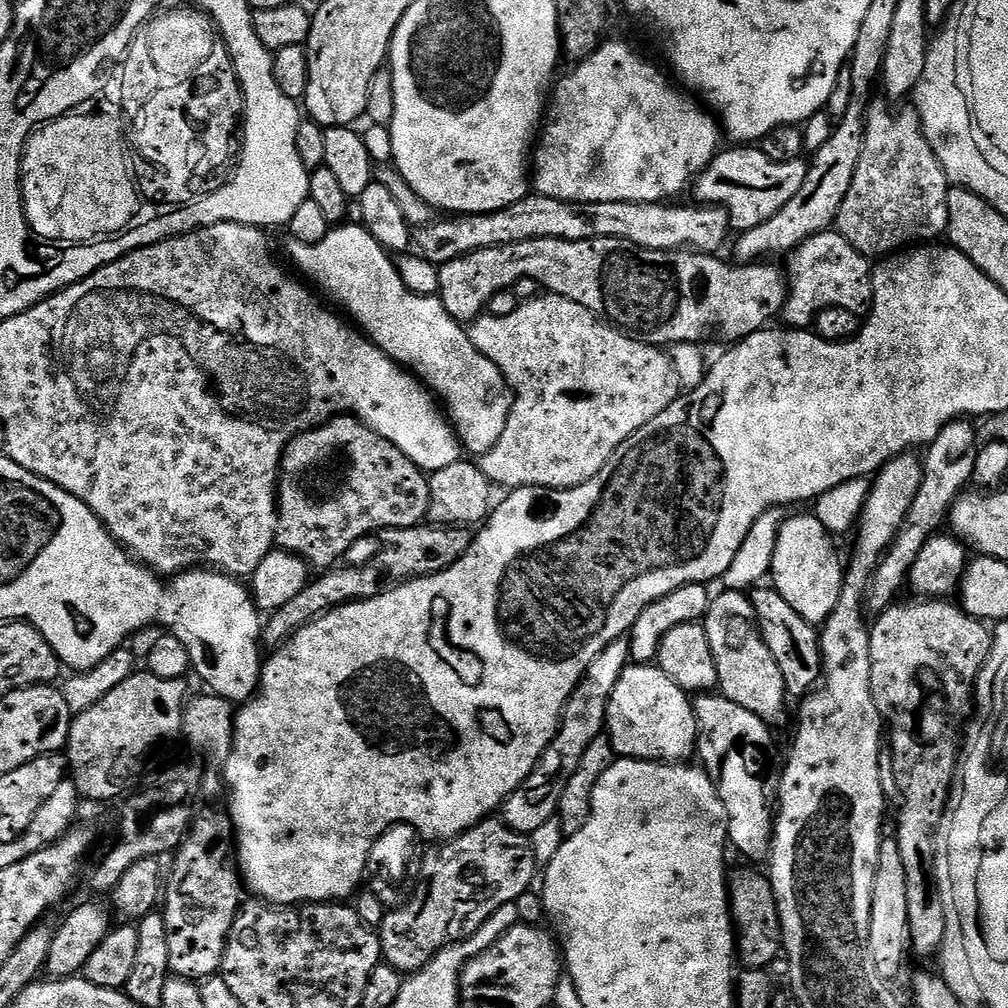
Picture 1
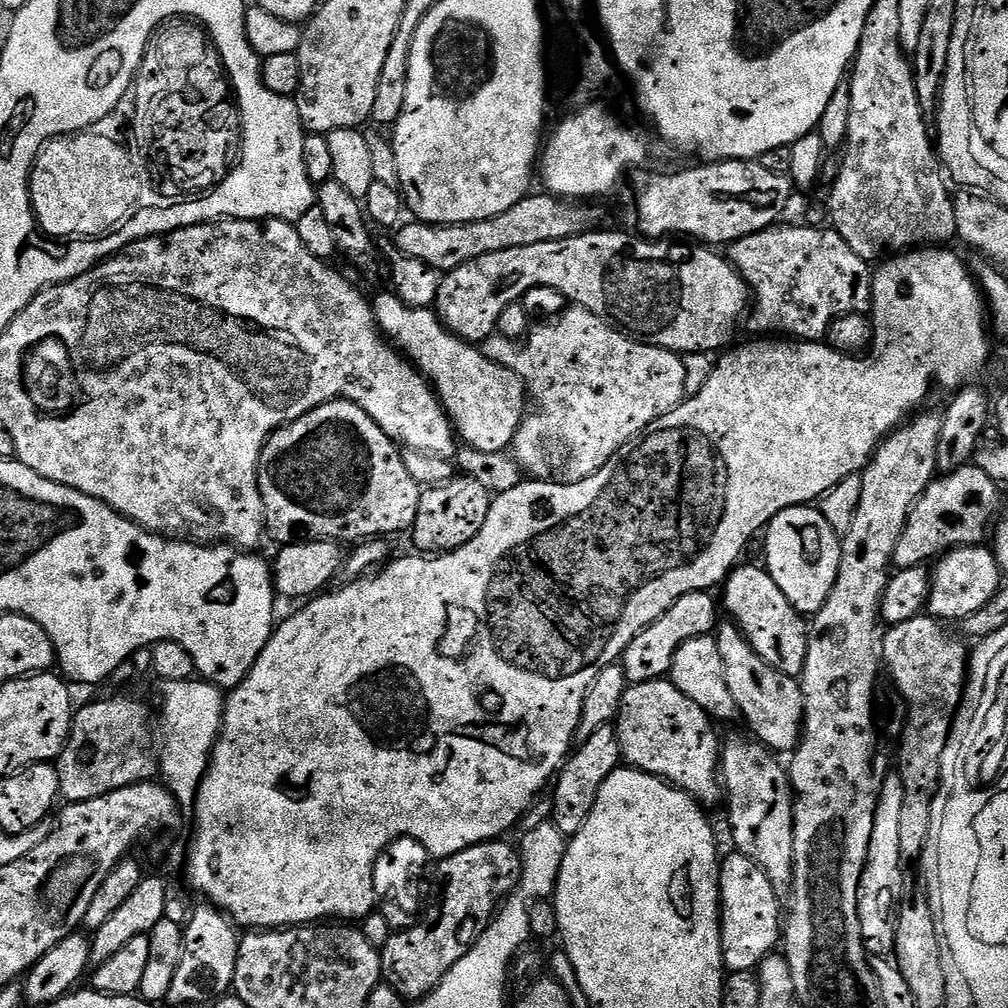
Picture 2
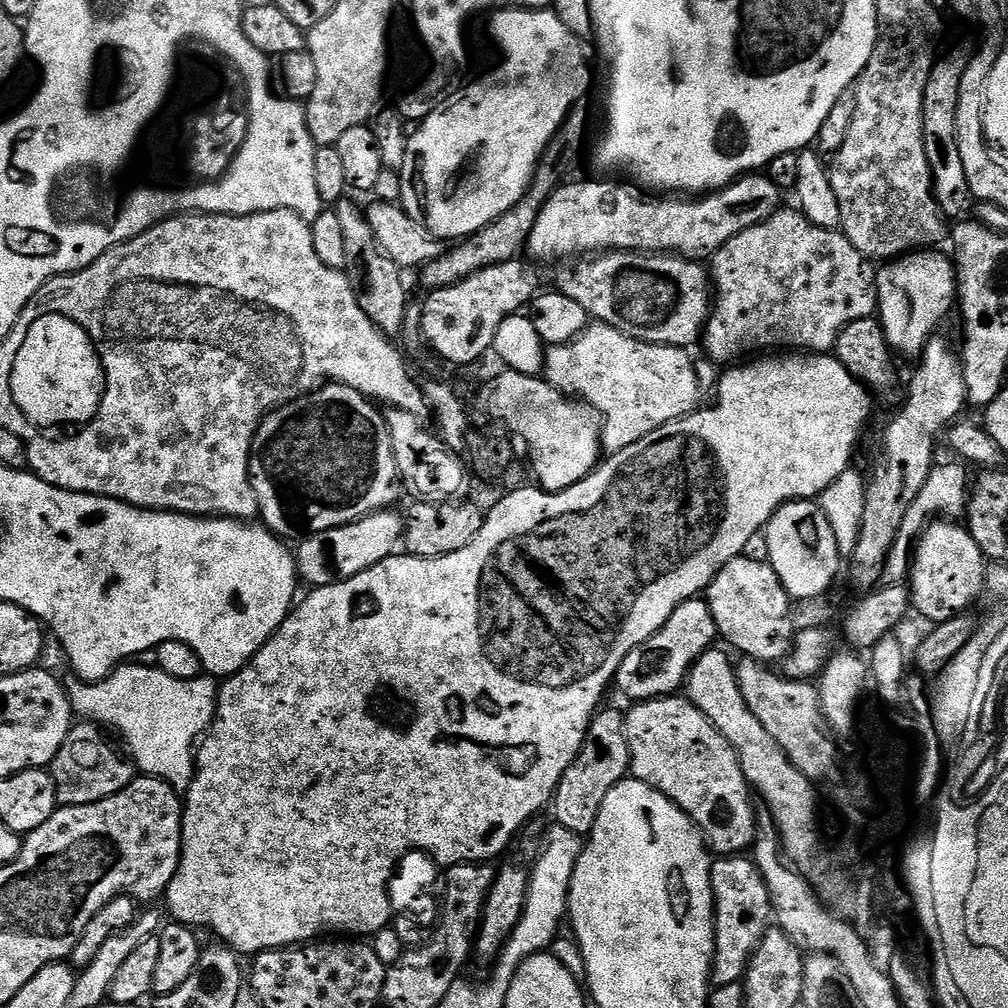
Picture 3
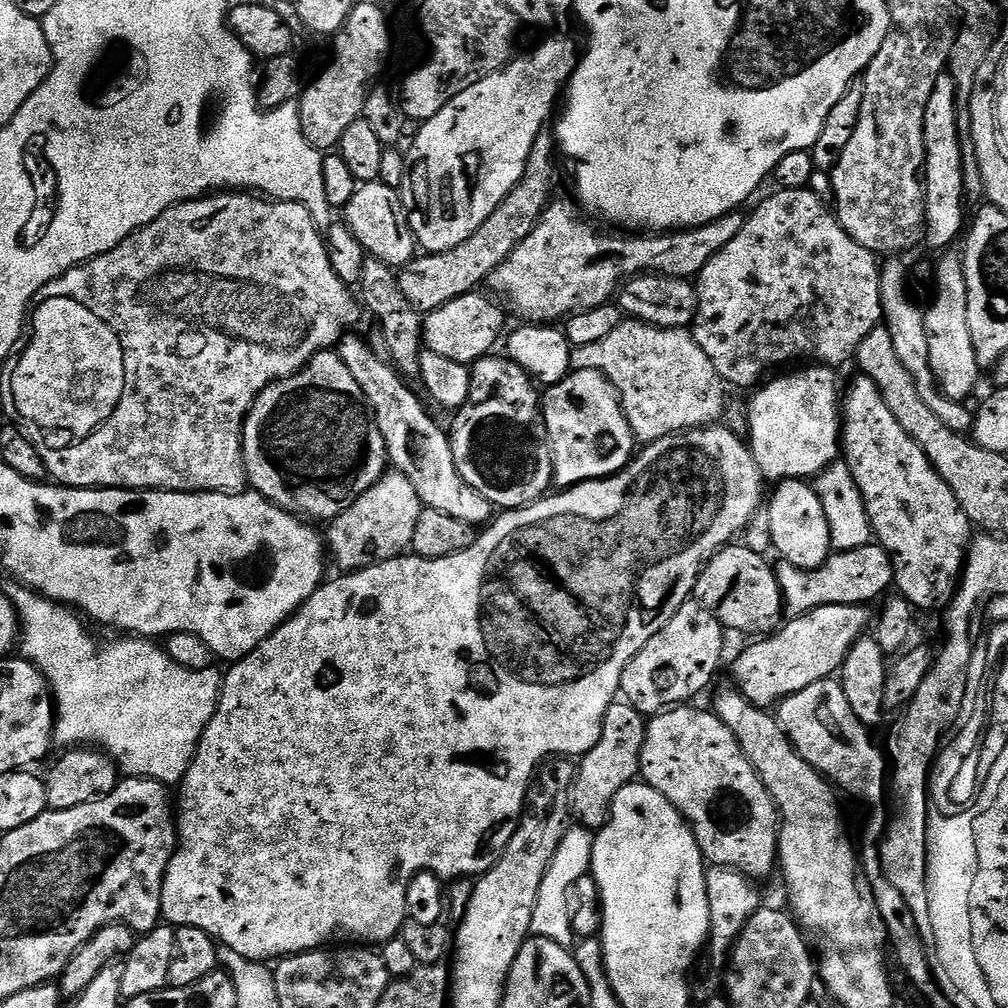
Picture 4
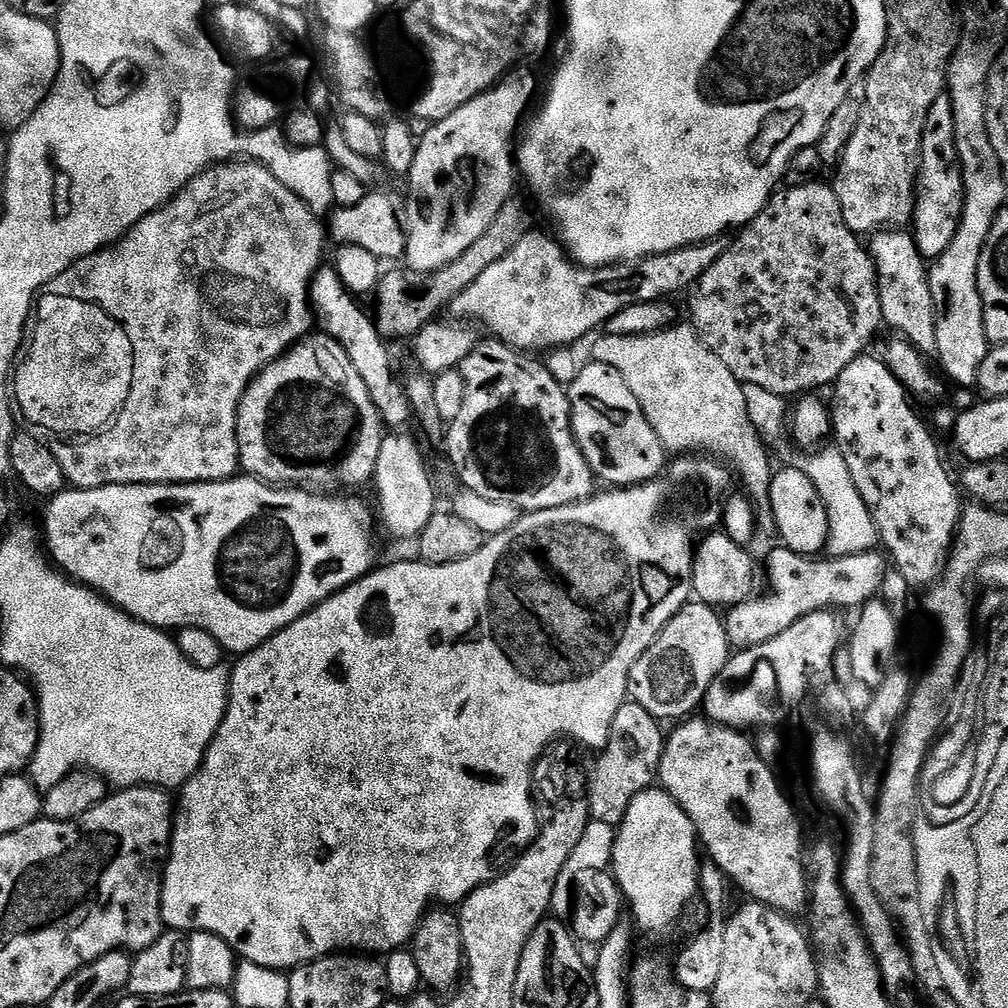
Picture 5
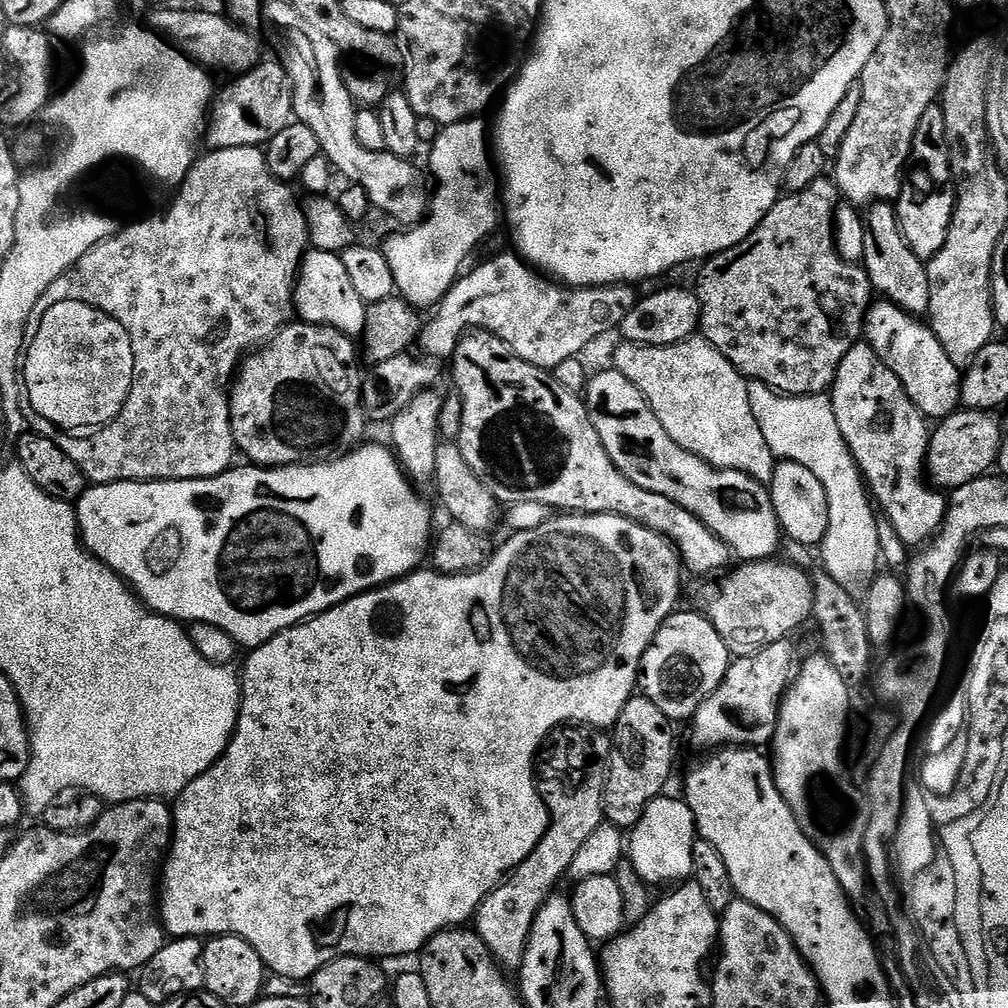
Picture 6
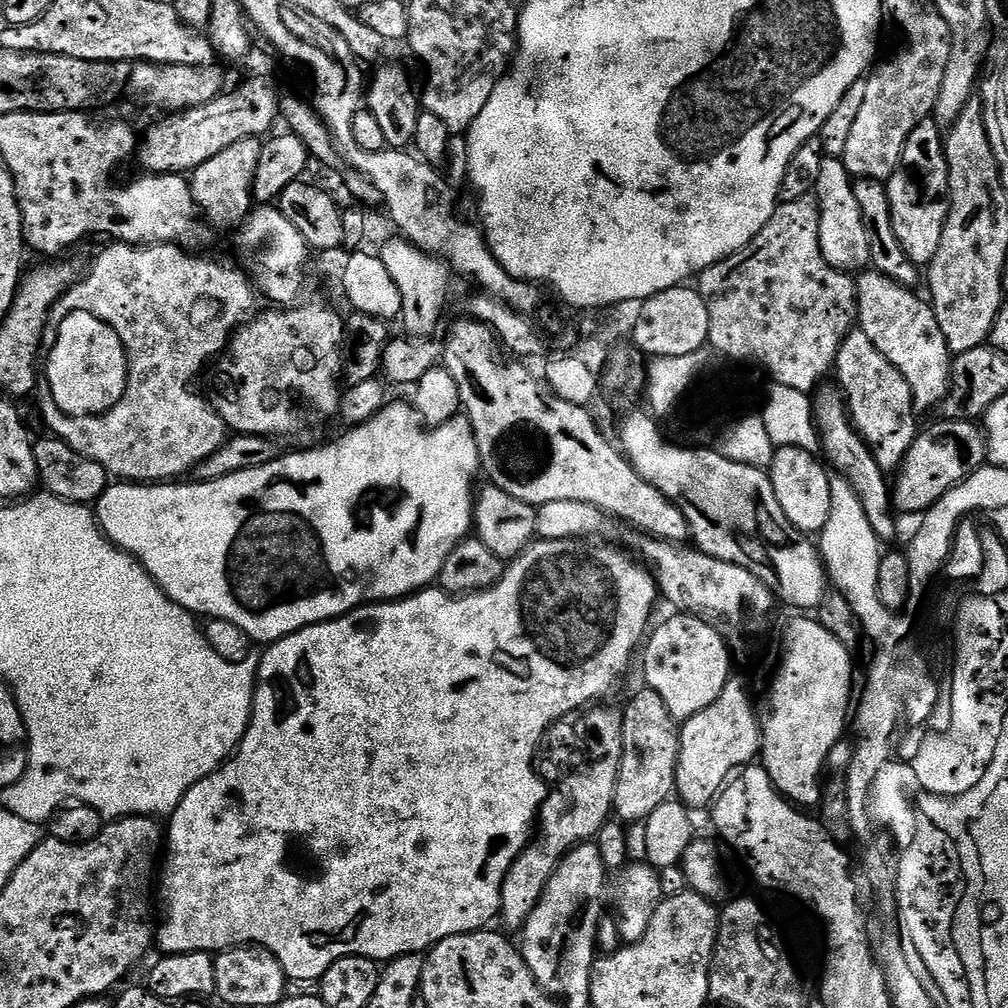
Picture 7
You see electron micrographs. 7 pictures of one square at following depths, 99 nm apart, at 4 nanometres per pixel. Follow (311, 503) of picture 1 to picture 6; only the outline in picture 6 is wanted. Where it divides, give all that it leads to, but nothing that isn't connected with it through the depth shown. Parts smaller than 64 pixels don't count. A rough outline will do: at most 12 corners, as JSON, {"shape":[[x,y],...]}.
{"shape":[[292,322],[241,363],[232,433],[253,465],[360,447],[353,337]]}

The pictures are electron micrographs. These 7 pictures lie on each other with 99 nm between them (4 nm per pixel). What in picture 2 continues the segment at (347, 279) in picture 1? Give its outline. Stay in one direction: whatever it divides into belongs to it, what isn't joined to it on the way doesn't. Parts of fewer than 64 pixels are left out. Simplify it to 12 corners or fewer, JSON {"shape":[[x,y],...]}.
{"shape":[[374,300],[377,328],[432,385],[455,435],[505,451],[524,410],[514,370],[431,307]]}

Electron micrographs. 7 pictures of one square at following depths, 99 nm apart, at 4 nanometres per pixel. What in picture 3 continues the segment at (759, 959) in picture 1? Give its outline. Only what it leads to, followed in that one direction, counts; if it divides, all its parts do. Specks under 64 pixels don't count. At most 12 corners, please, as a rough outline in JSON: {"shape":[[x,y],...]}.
{"shape":[[747,855],[712,860],[720,888],[711,983],[739,984],[774,913],[762,874]]}

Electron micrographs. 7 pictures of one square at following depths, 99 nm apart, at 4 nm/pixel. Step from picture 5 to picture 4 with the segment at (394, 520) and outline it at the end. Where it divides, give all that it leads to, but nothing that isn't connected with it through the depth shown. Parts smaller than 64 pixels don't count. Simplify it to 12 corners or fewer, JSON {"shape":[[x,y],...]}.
{"shape":[[385,472],[327,525],[340,570],[411,549],[422,505],[410,478]]}

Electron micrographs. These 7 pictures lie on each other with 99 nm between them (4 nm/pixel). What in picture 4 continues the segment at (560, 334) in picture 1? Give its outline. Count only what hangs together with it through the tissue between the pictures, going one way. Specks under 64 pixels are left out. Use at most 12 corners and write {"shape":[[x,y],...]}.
{"shape":[[625,319],[573,347],[641,445],[707,428],[726,385],[691,331]]}

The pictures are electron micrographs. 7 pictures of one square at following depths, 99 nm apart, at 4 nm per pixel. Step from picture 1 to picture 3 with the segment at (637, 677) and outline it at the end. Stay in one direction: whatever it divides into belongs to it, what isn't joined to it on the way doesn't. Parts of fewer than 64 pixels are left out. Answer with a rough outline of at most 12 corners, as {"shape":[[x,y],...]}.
{"shape":[[679,695],[624,721],[631,775],[713,853],[747,853],[757,801],[730,742]]}

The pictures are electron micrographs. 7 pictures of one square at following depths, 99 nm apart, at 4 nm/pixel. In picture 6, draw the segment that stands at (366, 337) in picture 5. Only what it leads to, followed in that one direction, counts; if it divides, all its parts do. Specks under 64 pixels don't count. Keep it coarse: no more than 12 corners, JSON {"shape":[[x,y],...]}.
{"shape":[[312,250],[296,277],[295,315],[363,337],[366,305],[346,262]]}

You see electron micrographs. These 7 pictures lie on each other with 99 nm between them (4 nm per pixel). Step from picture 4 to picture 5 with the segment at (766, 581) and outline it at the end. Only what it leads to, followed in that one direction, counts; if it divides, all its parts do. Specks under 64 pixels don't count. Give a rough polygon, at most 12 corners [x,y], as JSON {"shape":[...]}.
{"shape":[[723,530],[695,545],[692,590],[727,610],[749,599],[757,557]]}

